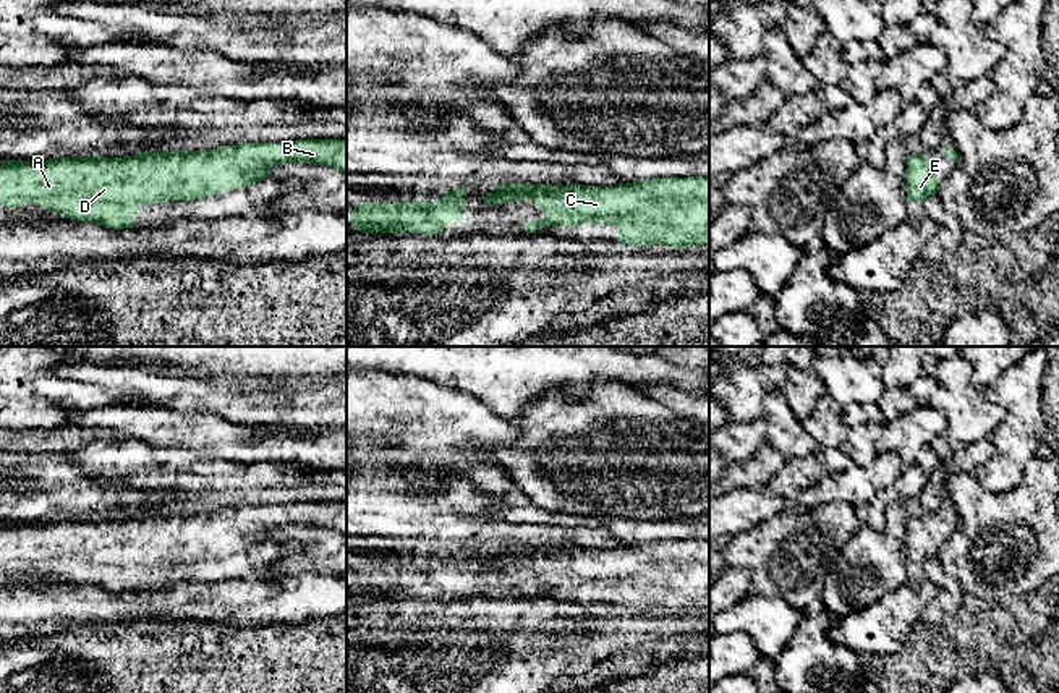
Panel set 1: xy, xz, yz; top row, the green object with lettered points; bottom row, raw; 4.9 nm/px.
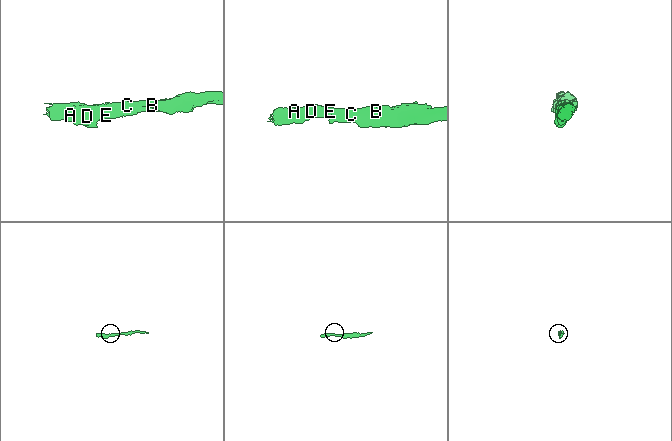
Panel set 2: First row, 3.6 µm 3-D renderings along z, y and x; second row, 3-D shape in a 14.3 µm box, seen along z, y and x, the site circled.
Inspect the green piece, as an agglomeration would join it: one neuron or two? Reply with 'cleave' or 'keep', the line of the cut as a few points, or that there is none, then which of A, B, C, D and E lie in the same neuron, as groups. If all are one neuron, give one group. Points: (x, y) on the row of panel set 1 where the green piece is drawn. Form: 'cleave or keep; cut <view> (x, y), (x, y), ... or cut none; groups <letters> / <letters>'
keep; cut none; groups A B C D E

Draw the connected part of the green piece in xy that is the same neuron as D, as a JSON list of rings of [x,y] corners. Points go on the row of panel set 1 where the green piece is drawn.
[[[296,139],[248,142],[211,151],[144,152],[139,155],[53,157],[49,160],[3,160],[0,165],[0,206],[40,206],[74,222],[91,222],[113,230],[139,228],[136,212],[144,204],[194,201],[249,188],[267,178],[274,165],[314,164],[347,173],[347,139]]]

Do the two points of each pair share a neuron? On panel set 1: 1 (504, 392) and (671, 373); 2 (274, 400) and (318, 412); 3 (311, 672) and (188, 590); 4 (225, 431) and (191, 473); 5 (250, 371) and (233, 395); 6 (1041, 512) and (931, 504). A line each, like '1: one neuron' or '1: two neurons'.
1: one neuron
2: one neuron
3: two neurons
4: two neurons
5: two neurons
6: two neurons

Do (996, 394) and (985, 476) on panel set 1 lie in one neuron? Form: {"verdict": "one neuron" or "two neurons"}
{"verdict": "one neuron"}

